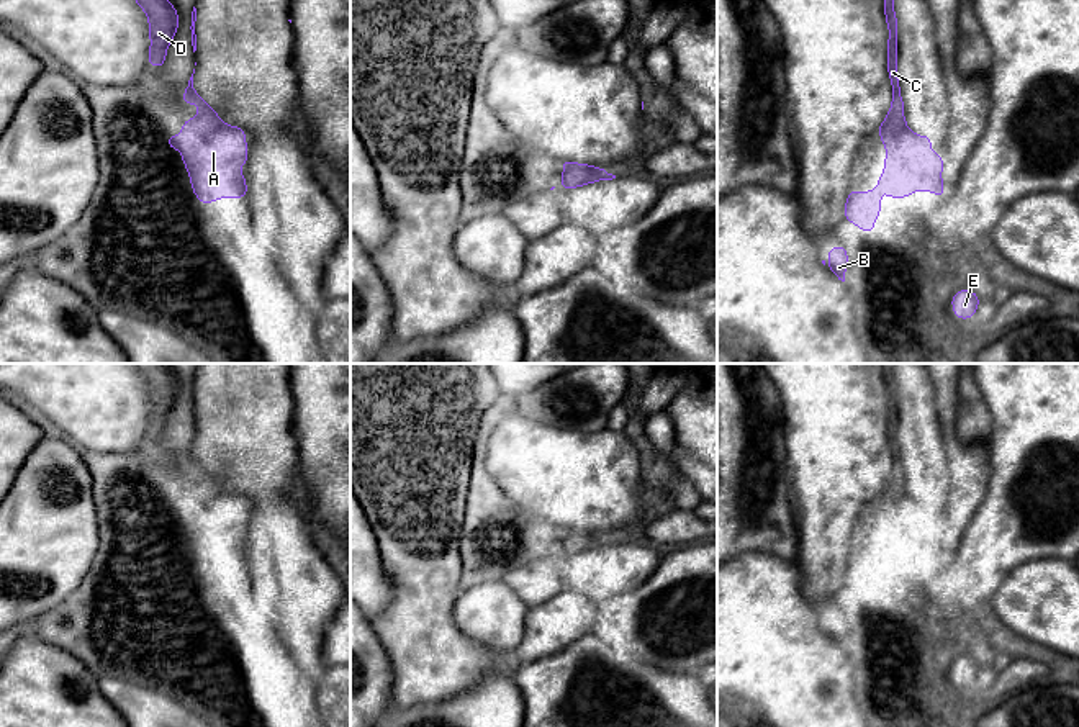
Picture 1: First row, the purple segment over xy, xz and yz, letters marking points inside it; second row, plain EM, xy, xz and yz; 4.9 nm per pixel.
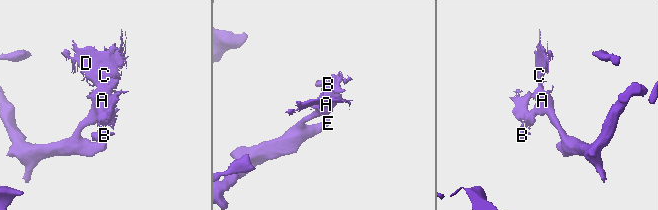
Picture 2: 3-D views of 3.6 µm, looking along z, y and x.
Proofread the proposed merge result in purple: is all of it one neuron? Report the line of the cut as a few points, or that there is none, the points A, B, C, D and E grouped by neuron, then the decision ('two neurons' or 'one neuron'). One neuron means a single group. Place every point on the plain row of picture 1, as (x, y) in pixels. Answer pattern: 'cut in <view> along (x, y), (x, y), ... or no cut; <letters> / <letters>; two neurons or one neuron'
no cut; A B C D E; one neuron

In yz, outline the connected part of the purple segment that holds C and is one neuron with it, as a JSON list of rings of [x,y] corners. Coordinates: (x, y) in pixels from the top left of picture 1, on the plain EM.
[[[884,364],[884,383],[889,396],[887,404],[887,442],[892,454],[892,470],[878,499],[887,517],[884,539],[876,553],[863,562],[850,555],[845,568],[845,580],[850,589],[866,598],[874,598],[874,588],[881,581],[881,558],[889,565],[907,565],[912,558],[933,558],[945,563],[941,547],[943,522],[930,517],[932,503],[919,503],[907,494],[904,485],[904,467],[901,463],[901,449],[897,445],[897,383],[894,380],[894,364]]]

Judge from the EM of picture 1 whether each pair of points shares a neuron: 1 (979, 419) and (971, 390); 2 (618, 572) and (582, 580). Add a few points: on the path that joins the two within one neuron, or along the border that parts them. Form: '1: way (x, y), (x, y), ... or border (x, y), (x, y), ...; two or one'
1: way (973, 413), (971, 397); one
2: way (609, 572), (590, 573); one

